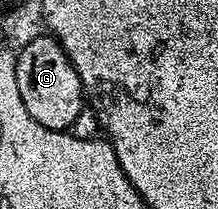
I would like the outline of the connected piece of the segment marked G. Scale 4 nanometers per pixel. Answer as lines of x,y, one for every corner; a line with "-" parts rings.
46,32
21,47
16,58
16,84
20,84
20,100
24,100
28,116
36,124
44,124
44,128
69,131
84,105
82,81
76,68
58,39

